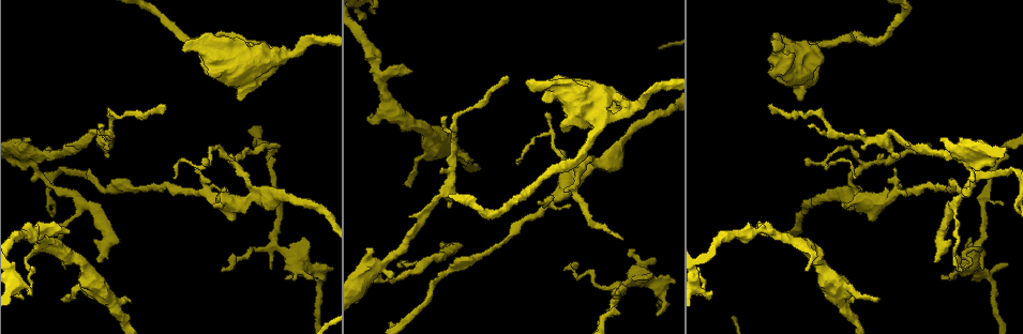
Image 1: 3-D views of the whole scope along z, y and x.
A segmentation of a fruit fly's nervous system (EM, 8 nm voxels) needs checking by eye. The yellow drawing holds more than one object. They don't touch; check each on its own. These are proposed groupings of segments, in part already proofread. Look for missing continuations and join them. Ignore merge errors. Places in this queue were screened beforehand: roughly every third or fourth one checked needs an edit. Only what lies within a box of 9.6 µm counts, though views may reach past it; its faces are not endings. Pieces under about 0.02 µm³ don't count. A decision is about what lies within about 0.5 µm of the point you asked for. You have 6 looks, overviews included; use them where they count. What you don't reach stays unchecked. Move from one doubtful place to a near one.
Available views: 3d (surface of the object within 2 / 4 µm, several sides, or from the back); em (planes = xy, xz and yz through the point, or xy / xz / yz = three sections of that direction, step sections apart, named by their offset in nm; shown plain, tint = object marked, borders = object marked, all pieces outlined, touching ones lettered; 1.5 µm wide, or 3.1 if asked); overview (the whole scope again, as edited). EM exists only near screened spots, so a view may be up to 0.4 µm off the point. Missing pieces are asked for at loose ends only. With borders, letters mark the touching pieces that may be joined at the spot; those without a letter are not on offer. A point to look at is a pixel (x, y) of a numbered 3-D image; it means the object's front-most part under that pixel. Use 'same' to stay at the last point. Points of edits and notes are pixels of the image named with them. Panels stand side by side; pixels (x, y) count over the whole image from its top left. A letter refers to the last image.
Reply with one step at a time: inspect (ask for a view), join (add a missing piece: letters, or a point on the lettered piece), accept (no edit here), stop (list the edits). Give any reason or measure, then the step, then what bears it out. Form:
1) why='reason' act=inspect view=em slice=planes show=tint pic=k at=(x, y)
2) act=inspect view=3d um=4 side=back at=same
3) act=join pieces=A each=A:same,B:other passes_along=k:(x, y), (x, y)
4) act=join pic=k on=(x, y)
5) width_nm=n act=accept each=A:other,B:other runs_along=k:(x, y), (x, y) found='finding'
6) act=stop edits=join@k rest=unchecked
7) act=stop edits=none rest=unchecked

why='free end' act=inspect view=3d um=2 pic=1 at=(656, 315)

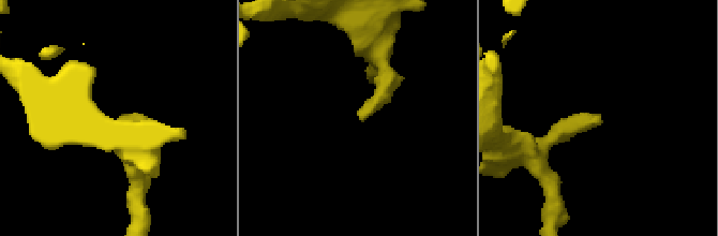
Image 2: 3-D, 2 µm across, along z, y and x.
act=inspect view=em slice=planes show=borders pic=2 at=(362, 120)

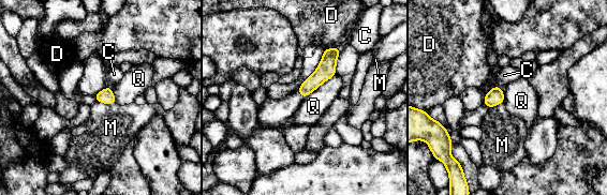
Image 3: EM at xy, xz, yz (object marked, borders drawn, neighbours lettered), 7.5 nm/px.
act=accept each=C:other,D:other,M:other,Q:other border=3:(336, 73), (304, 99) found='none of them fits'

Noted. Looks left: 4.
why='thin end' act=inspect view=3d um=4 pic=1 at=(622, 239)

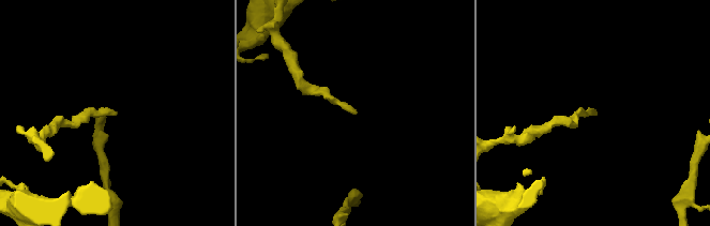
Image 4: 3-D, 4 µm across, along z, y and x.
act=inspect view=em slice=xz step=8 show=tint pic=4 at=(114, 113)

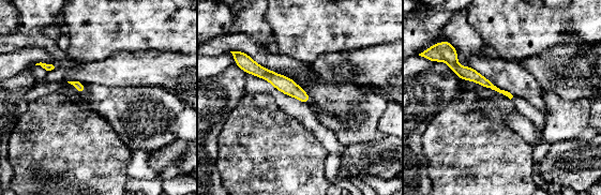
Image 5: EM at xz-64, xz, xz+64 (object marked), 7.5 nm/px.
act=inspect view=em slice=planes show=borders at=same

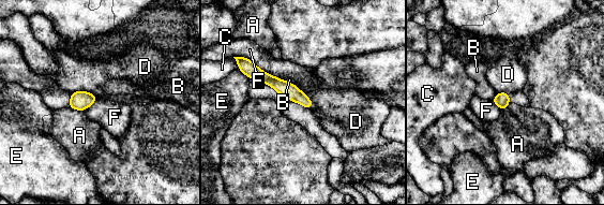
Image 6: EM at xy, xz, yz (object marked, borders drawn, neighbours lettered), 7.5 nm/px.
width_nm=110 longest_contact=F:280nm act=accept each=A:other,B:other,C:other,D:other,E:other,F:other found='no lettered piece goes on from it'

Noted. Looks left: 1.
why='free end' act=inspect view=em slice=planes show=borders pic=1 at=(175, 178)

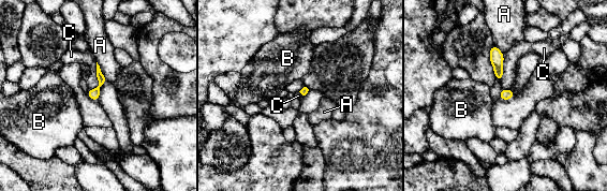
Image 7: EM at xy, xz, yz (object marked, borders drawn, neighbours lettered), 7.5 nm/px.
act=accept each=A:other,B:other,C:other found='none of them fits'

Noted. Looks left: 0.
act=stop edits=none rest=unchecked

